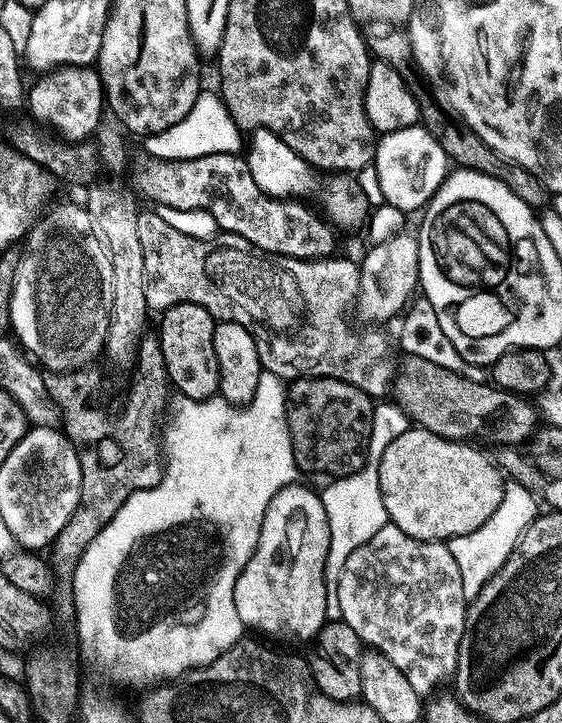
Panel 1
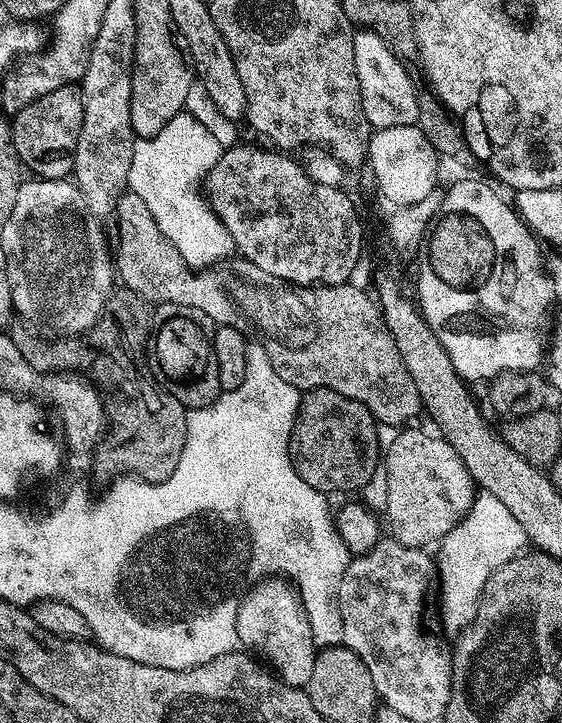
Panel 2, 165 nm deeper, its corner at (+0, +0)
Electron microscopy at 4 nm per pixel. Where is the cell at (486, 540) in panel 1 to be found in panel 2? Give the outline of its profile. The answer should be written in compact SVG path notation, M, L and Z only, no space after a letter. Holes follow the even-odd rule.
M482 490L478 504L470 518L453 532L444 536L439 543L438 584L440 580L440 612L445 637L450 640L459 639L470 622L477 616L480 596L490 574L500 569L506 562L515 560L527 549L528 539L517 519L509 511L502 508L501 502Z

